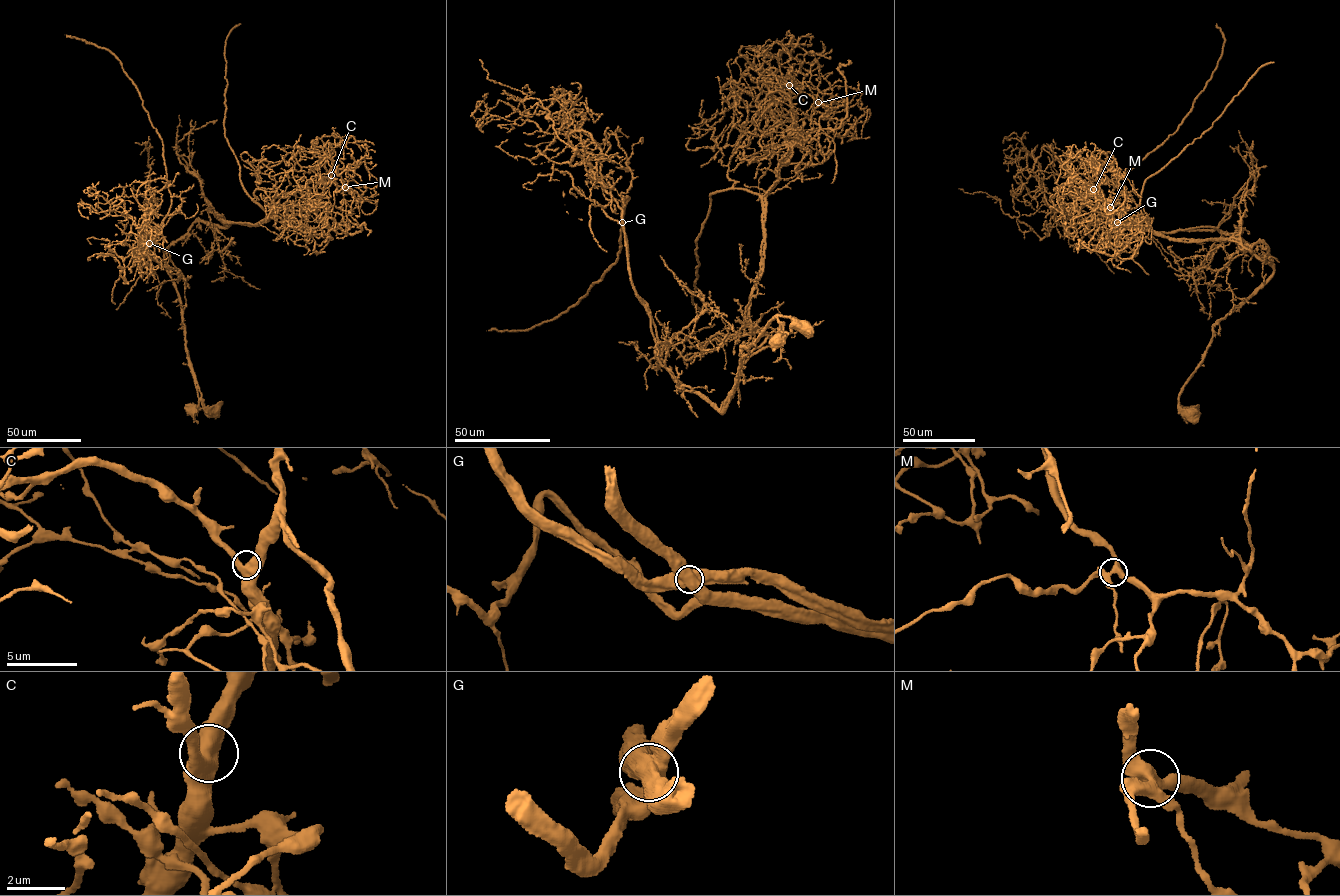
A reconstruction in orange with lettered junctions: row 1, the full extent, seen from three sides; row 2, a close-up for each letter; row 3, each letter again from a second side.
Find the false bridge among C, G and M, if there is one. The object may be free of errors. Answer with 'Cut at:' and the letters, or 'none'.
Cut at: G

